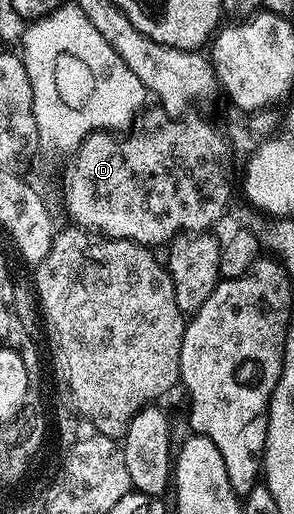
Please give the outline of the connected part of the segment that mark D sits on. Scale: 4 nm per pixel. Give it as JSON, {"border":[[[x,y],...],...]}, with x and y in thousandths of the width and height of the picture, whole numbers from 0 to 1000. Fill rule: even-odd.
{"border":[[[493,210],[463,224],[463,235],[432,257],[330,257],[248,292],[214,317],[218,348],[204,354],[218,409],[245,422],[241,438],[507,482],[582,473],[616,459],[718,449],[721,438],[776,409],[796,350],[796,300],[772,265],[728,239],[639,228],[588,226],[548,210]]]}

